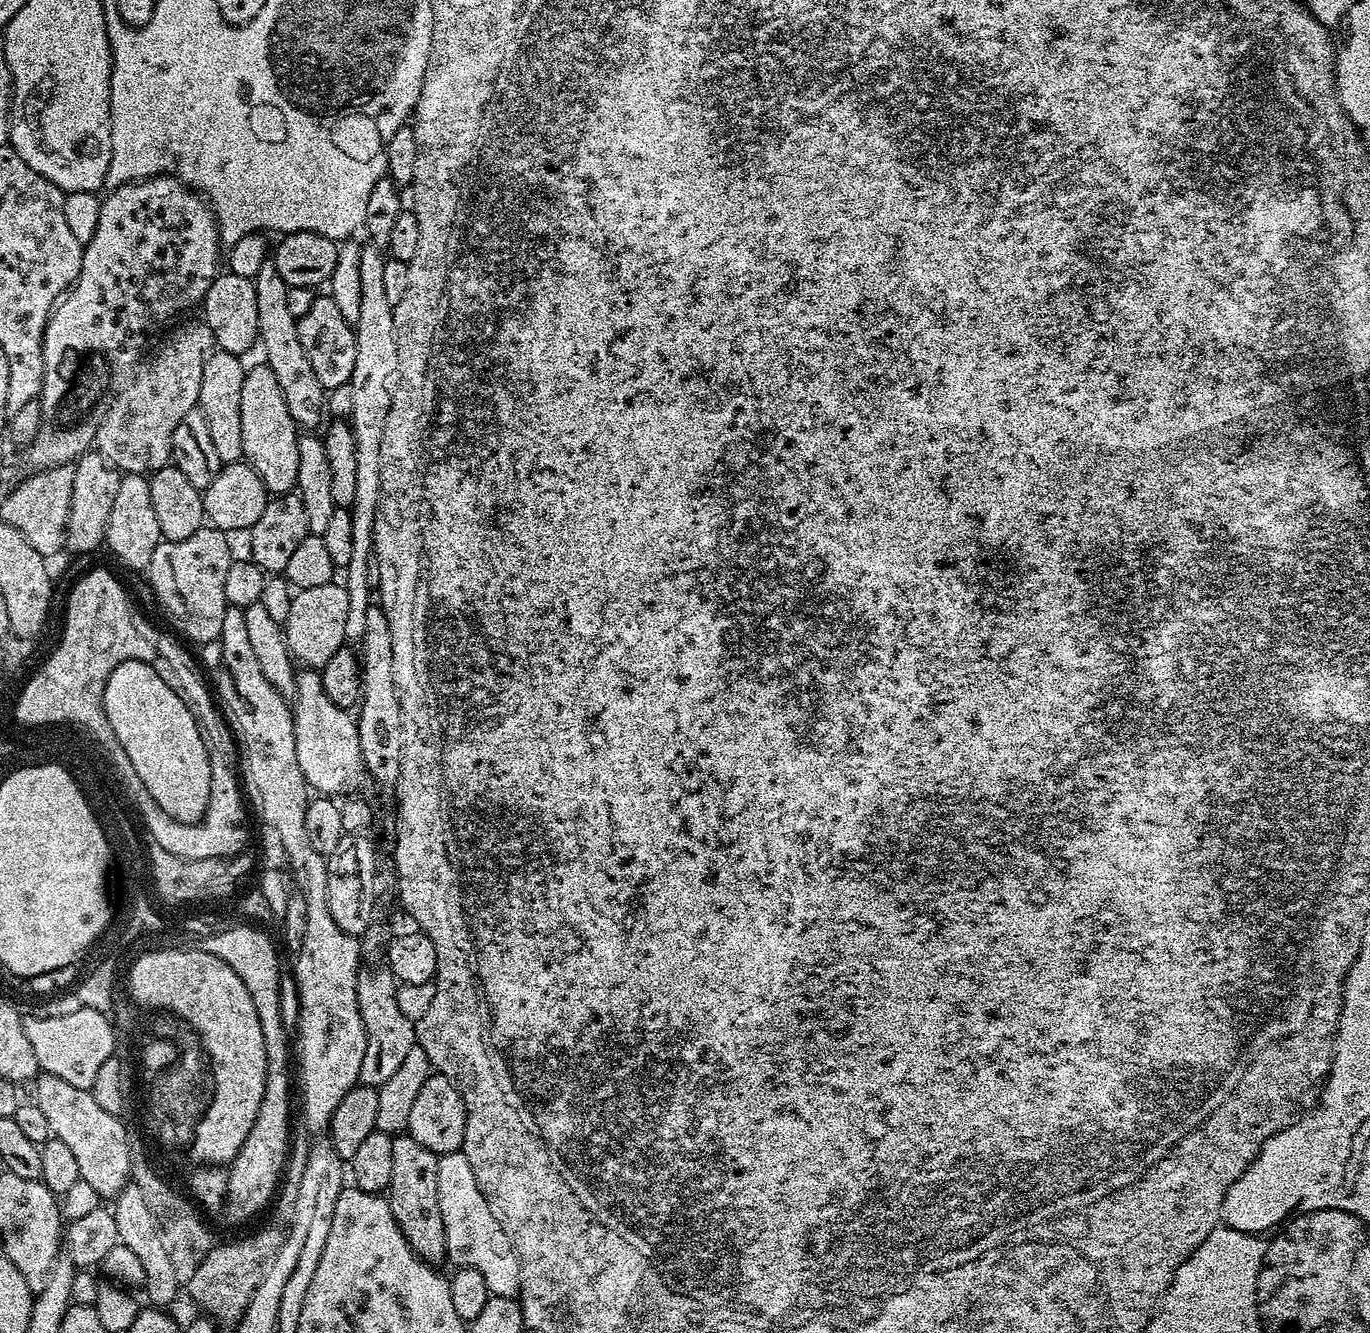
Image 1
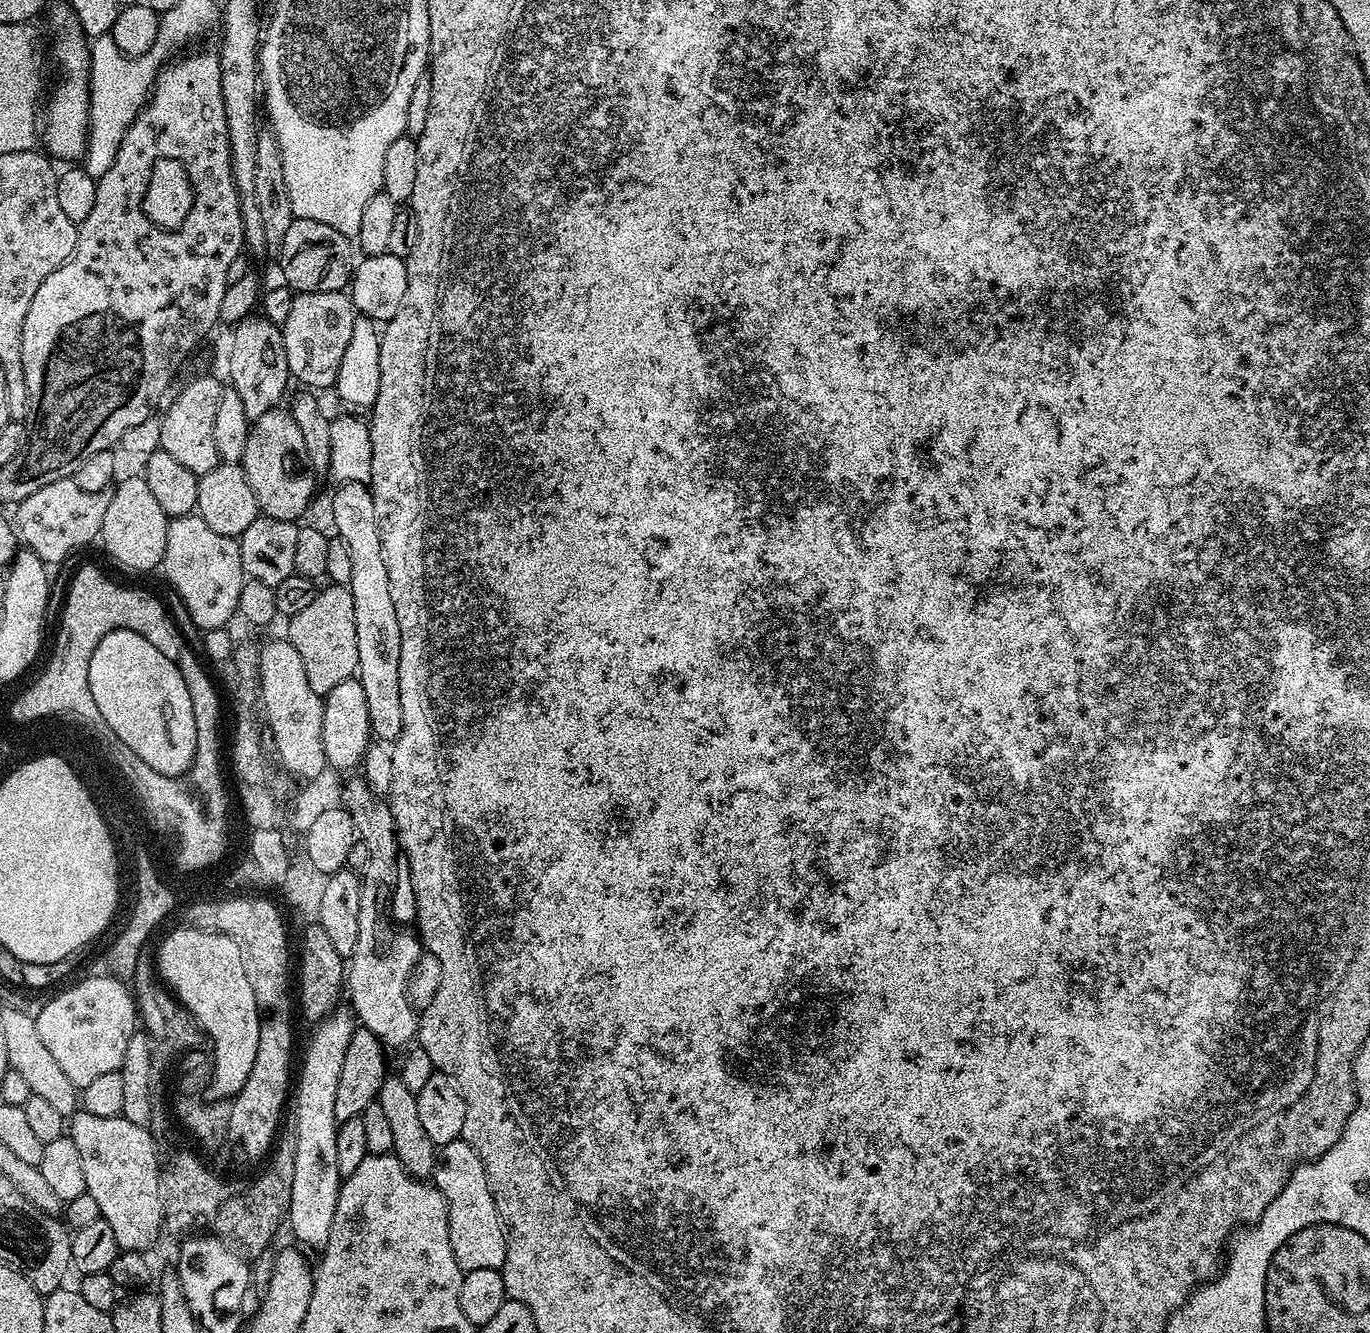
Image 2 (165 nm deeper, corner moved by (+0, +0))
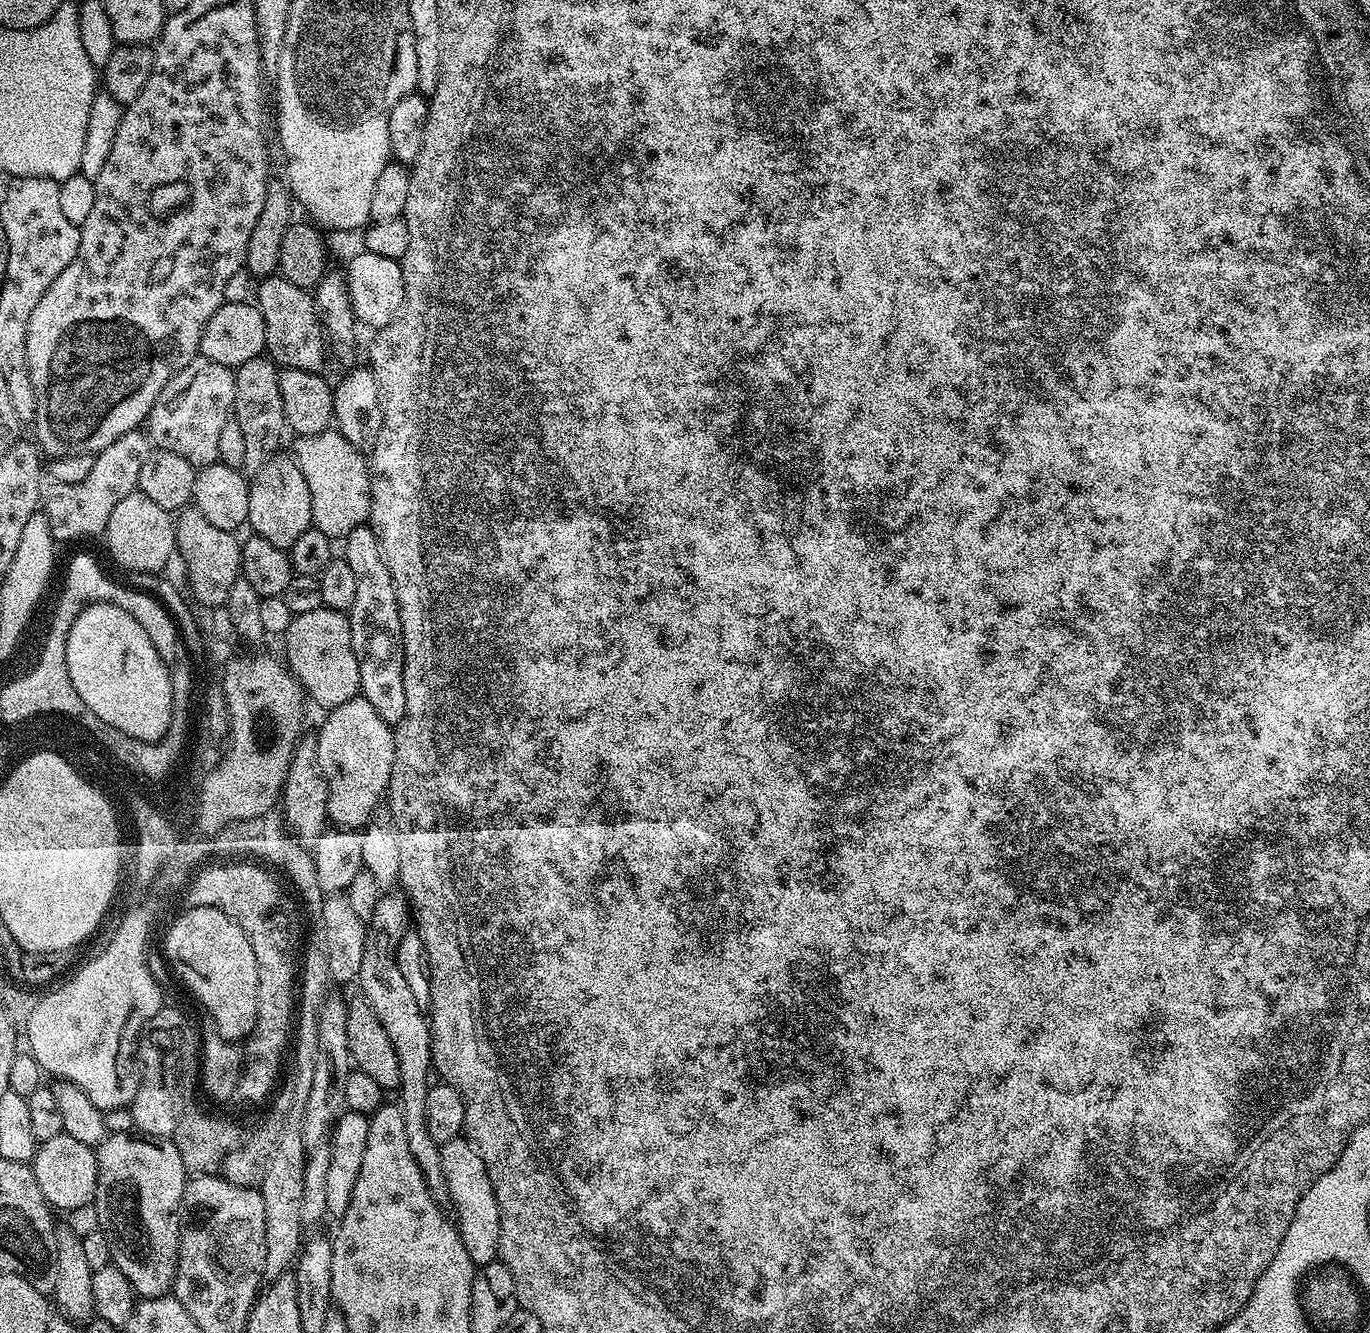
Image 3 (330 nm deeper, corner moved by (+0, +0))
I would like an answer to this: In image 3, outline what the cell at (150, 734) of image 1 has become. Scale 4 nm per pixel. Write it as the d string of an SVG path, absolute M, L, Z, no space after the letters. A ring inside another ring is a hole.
M85 604L70 626L66 646L69 676L76 679L78 692L84 695L84 701L92 704L95 712L100 712L102 719L113 720L115 729L135 740L155 742L167 734L172 721L172 679L168 665L162 662L158 650L154 650L154 642L150 642L146 630L126 610L113 604Z

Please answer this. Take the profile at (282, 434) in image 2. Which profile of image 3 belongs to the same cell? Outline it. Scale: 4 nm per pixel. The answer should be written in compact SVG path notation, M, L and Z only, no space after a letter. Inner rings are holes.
M277 454L272 456L262 468L251 477L248 493L250 510L247 527L266 542L285 550L291 549L292 543L308 528L313 527L310 486L302 478L302 470L296 465L291 455Z

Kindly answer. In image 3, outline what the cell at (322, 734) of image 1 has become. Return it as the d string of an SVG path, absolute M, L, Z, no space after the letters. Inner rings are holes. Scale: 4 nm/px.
M403 894L381 895L378 906L374 906L374 914L366 921L366 954L362 958L362 970L358 977L360 984L359 995L365 1004L378 1014L378 1022L382 1022L382 1030L390 1037L390 1043L394 1046L394 1054L398 1054L398 1070L400 1071L400 1086L398 1089L398 1107L404 1113L402 1122L406 1125L406 1142L410 1145L410 1154L414 1154L414 1162L418 1162L418 1170L422 1170L422 1178L426 1178L426 1186L430 1194L437 1202L448 1200L448 1187L446 1178L442 1174L442 1154L440 1153L440 1143L434 1138L430 1138L430 1128L426 1126L426 1094L429 1090L428 1079L432 1069L432 1030L429 1017L420 1009L420 1000L416 997L416 992L412 989L410 981L404 977L404 972L400 969L400 956L396 951L400 948L400 943L404 940L404 931L410 928L410 901Z

